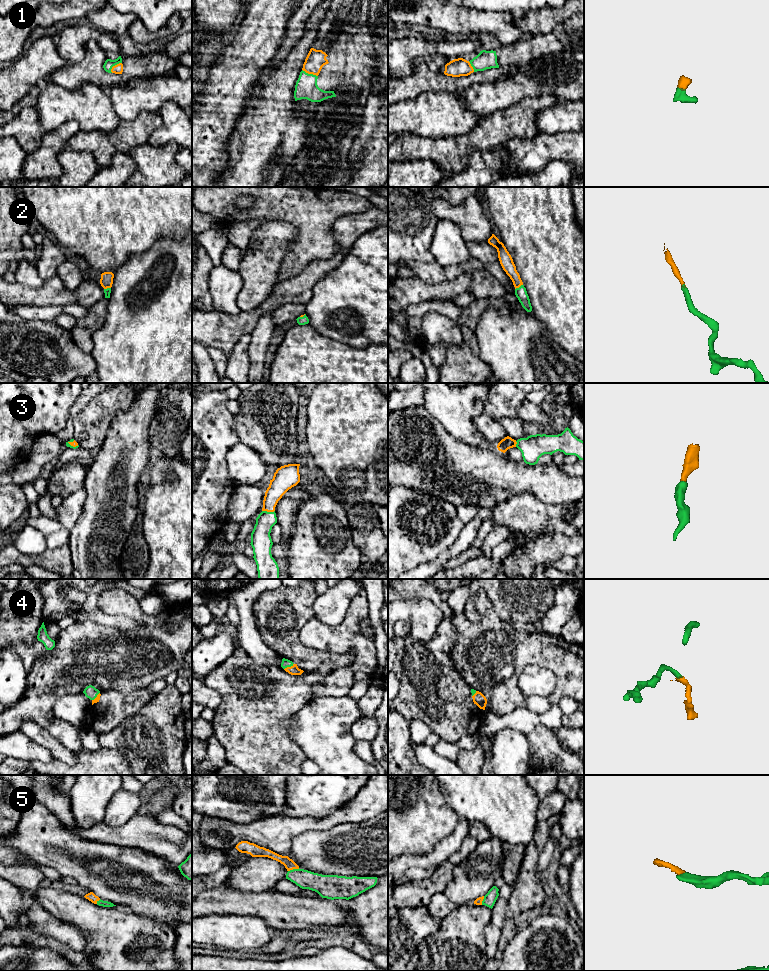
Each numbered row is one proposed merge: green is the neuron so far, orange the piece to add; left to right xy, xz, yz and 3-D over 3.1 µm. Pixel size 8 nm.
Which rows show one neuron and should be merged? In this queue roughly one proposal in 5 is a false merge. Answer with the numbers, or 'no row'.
1, 2, 3, 4, 5

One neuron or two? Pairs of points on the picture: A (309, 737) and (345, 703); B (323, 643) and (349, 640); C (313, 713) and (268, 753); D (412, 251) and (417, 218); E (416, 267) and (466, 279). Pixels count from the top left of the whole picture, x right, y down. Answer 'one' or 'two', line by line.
A: one
B: one
C: two
D: one
E: two

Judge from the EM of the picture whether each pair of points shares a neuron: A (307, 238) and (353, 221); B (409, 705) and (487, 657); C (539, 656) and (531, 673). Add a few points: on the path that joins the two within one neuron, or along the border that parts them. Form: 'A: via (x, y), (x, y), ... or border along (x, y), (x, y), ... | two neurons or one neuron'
A: border along (350, 214), (340, 216), (334, 222), (331, 229) | two neurons
B: border along (450, 652), (453, 665), (471, 688) | two neurons
C: border along (556, 675), (549, 669), (527, 665), (517, 679) | two neurons

